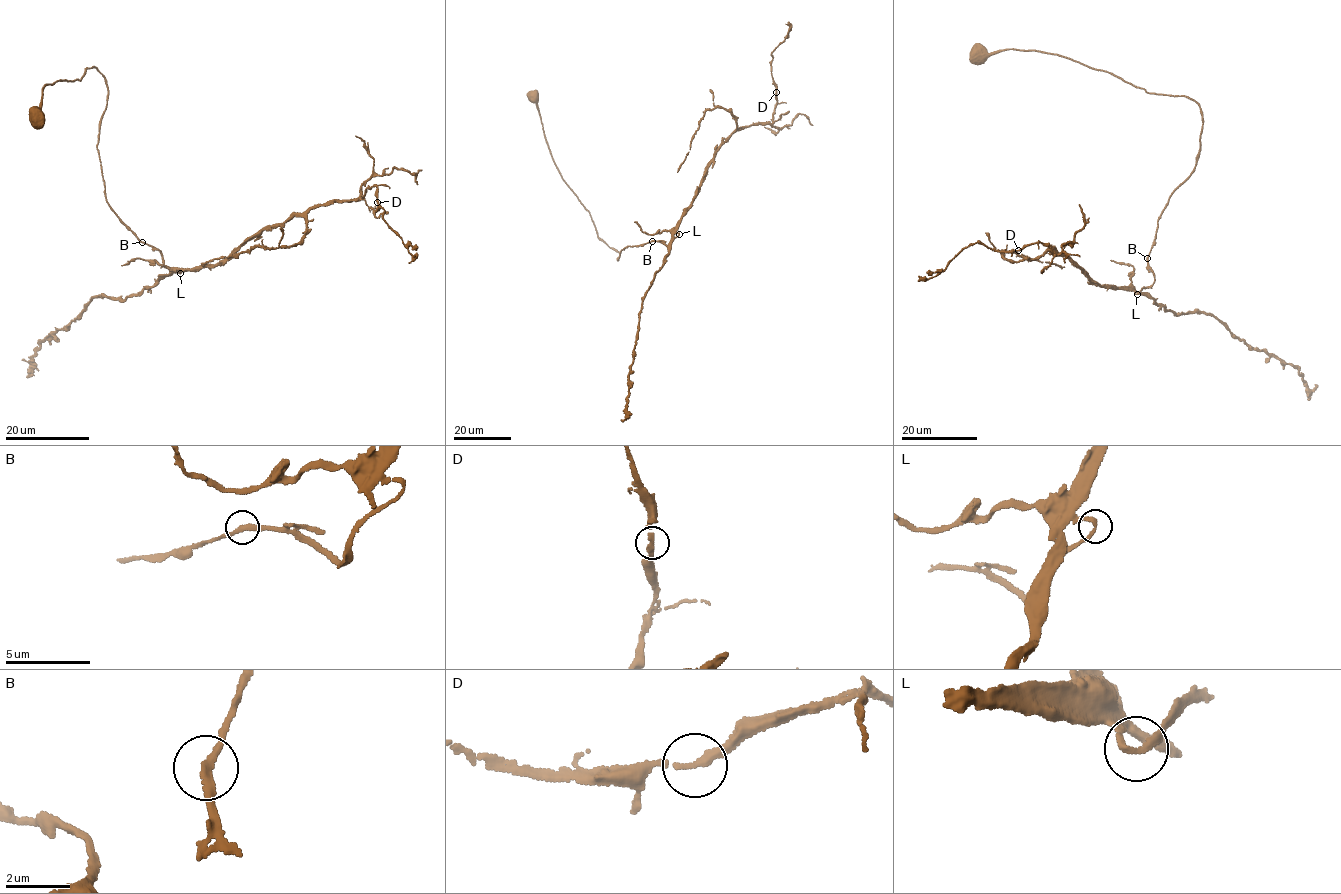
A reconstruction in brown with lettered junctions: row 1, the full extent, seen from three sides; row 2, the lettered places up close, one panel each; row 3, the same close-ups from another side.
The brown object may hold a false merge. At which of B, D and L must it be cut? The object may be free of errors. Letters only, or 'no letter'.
no letter

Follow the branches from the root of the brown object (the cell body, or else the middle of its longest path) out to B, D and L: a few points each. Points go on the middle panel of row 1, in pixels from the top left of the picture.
B: (532, 96), (550, 153), (562, 178), (588, 212), (597, 236), (618, 251), (617, 260), (625, 248), (652, 241)
D: (532, 96), (562, 178), (618, 261), (630, 246), (669, 247), (722, 143), (742, 127), (771, 124), (776, 92)
L: (532, 96), (562, 178), (597, 236), (618, 251), (617, 260), (630, 246), (652, 241), (669, 247), (679, 234)

